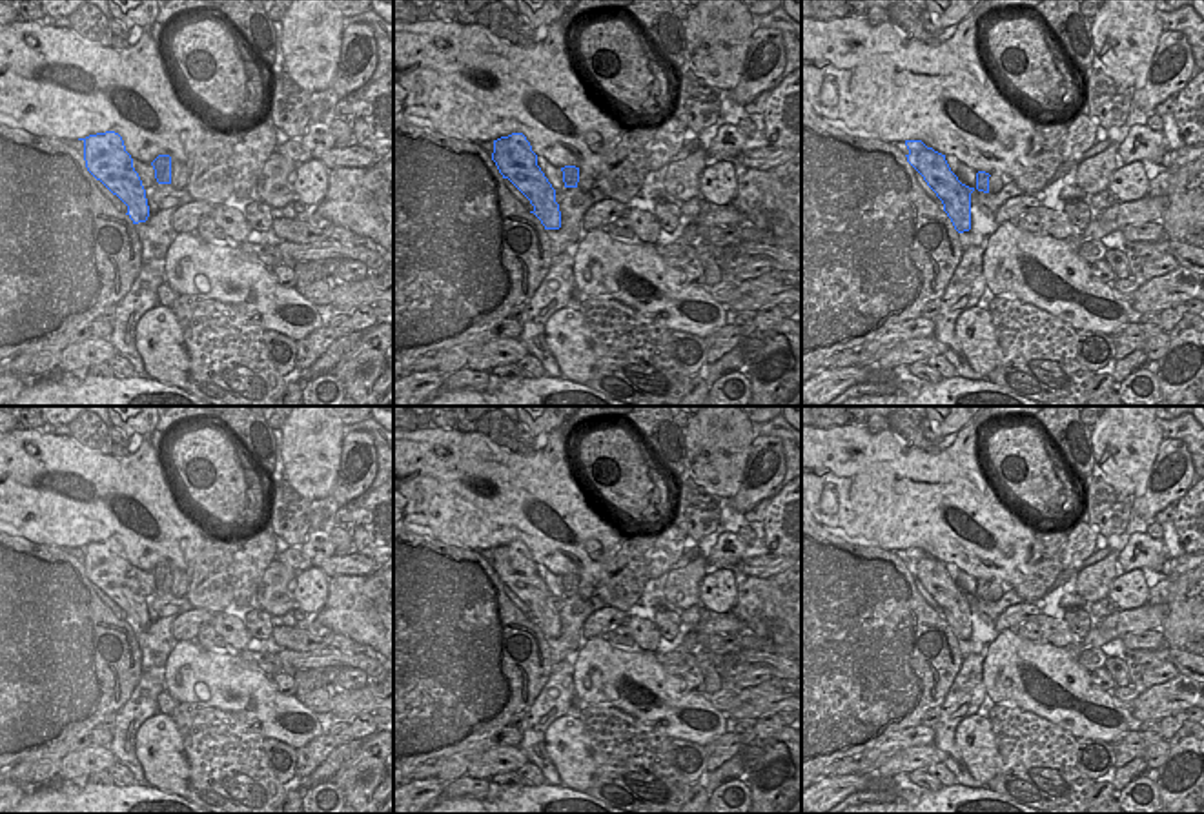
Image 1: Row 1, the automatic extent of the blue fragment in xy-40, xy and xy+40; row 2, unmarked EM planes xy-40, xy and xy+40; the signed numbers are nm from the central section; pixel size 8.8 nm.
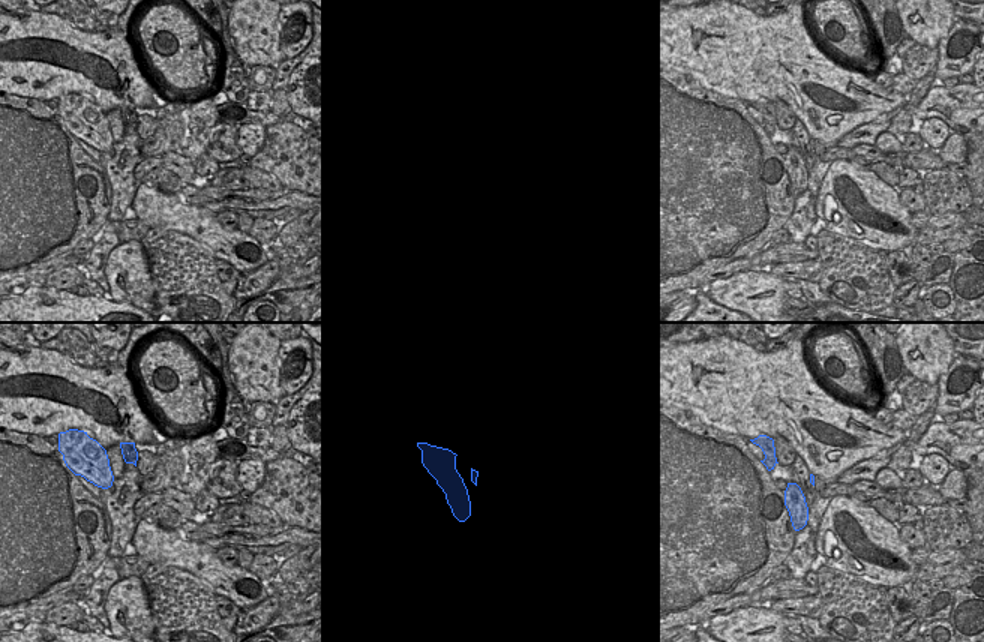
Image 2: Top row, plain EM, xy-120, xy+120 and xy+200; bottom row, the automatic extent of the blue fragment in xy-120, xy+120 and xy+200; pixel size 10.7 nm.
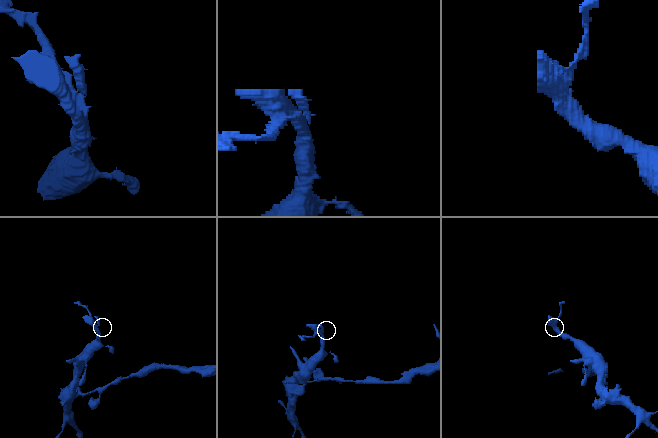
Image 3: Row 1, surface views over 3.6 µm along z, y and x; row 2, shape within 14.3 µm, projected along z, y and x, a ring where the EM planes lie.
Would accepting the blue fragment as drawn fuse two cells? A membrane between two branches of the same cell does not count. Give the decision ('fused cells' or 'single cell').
fused cells

